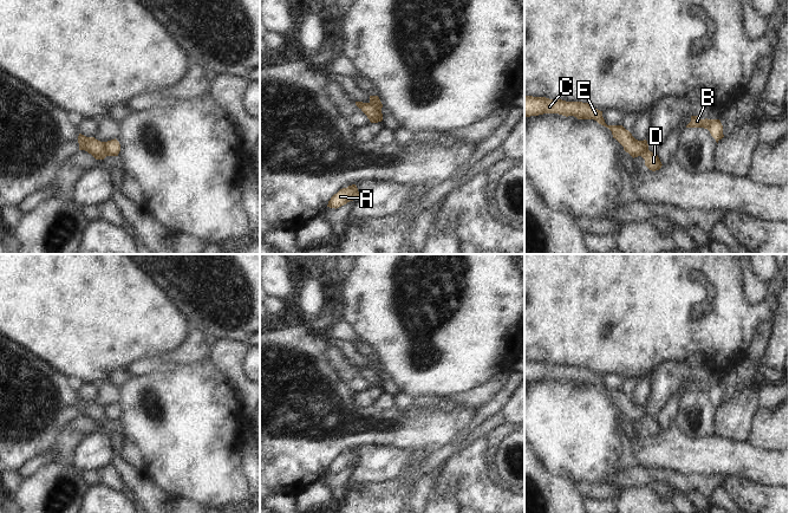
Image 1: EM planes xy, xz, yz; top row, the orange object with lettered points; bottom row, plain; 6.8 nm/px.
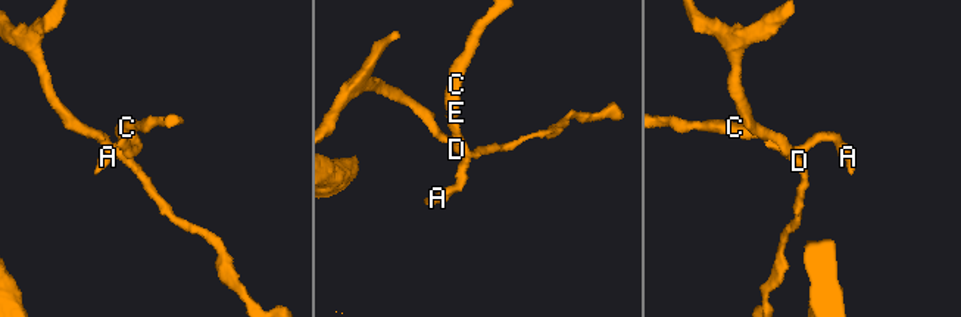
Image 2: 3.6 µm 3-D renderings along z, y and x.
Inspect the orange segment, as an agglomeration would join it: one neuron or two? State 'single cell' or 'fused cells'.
fused cells

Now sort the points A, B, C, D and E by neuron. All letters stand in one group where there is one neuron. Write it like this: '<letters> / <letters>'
A B C E / D

